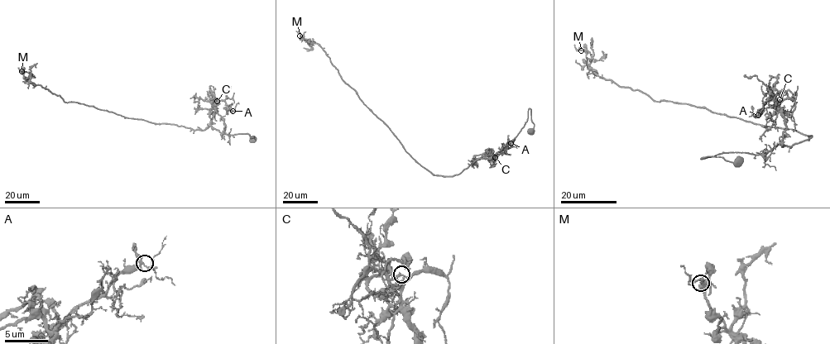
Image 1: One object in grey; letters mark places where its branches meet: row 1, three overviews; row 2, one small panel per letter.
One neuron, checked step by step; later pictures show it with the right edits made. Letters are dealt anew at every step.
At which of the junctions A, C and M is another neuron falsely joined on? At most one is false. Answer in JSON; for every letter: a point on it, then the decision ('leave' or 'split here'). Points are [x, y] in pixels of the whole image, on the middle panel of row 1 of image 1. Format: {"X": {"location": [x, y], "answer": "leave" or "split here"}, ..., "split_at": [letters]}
{"A": {"location": [510, 143], "answer": "leave"}, "C": {"location": [495, 157], "answer": "split here"}, "M": {"location": [299, 35], "answer": "leave"}, "split_at": ["C"]}

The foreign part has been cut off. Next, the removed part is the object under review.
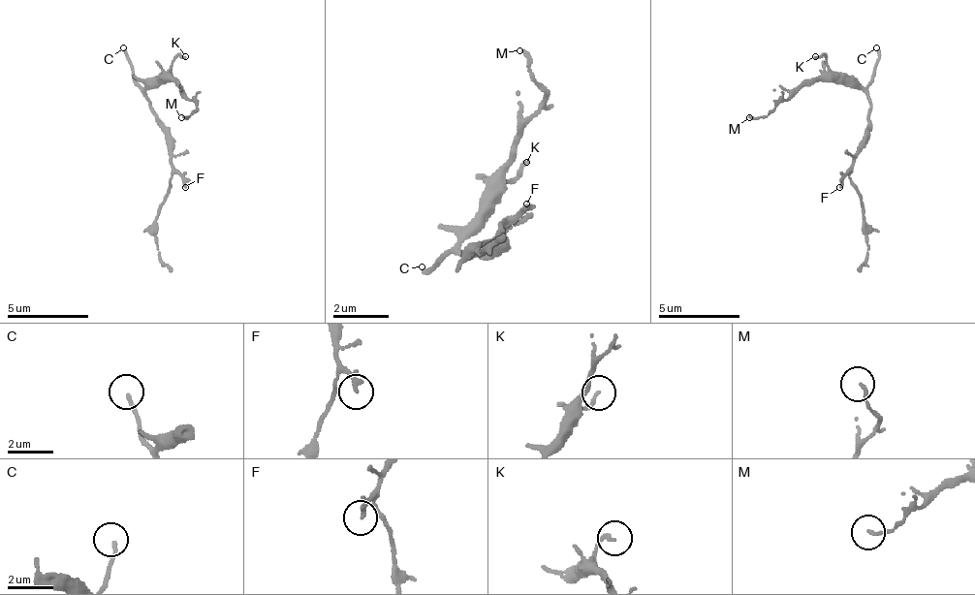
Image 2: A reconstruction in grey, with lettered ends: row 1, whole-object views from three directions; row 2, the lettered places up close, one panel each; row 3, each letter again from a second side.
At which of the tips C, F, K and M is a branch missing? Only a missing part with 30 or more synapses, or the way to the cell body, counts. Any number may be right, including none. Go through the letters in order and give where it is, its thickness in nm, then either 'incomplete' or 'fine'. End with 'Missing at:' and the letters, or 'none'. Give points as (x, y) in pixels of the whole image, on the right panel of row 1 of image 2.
C: place (876, 47); calibre 160 nm; incomplete
F: place (839, 187); calibre 200 nm; fine
K: place (815, 56); calibre 120 nm; fine
M: place (749, 117); calibre 110 nm; fine
Missing at: C

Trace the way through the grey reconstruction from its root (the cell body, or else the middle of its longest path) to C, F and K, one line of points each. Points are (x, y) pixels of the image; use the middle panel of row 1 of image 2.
C: (478, 253), (471, 260), (463, 253), (450, 253), (428, 273), (422, 266)
F: (478, 253), (485, 253), (498, 238), (498, 232), (526, 203)
K: (478, 253), (471, 260), (456, 246), (463, 238), (471, 218), (526, 162)

